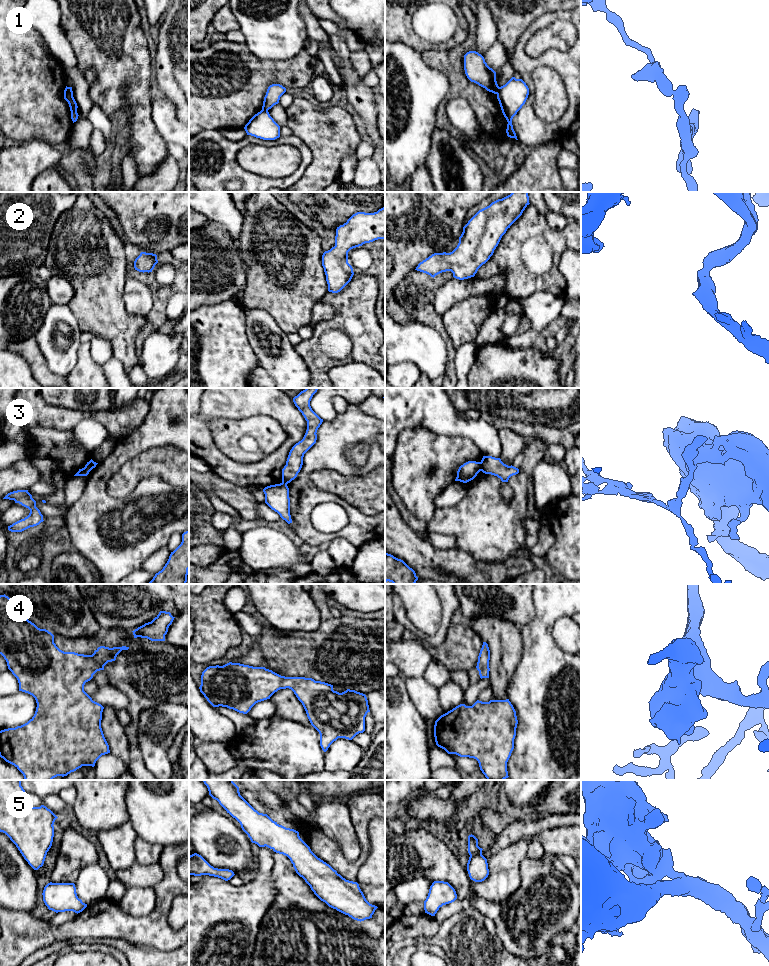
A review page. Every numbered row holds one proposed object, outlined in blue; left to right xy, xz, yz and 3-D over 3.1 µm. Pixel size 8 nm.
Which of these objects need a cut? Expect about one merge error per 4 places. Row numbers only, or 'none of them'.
1

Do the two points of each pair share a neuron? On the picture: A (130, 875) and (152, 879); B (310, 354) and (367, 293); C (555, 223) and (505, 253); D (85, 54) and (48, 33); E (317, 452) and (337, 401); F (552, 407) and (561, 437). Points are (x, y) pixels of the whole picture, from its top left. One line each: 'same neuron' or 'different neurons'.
A: same neuron
B: same neuron
C: different neurons
D: different neurons
E: different neurons
F: different neurons

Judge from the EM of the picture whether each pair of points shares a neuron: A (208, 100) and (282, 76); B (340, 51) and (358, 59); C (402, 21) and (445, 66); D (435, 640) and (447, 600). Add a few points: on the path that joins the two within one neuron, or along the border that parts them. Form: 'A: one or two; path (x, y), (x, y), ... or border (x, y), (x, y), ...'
A: one; path (226, 98), (241, 92), (257, 76), (264, 76)
B: two; border (350, 52), (349, 62), (359, 77)
C: two; border (452, 47), (446, 50), (427, 49), (422, 53)
D: one; path (443, 630), (447, 621), (447, 610)

